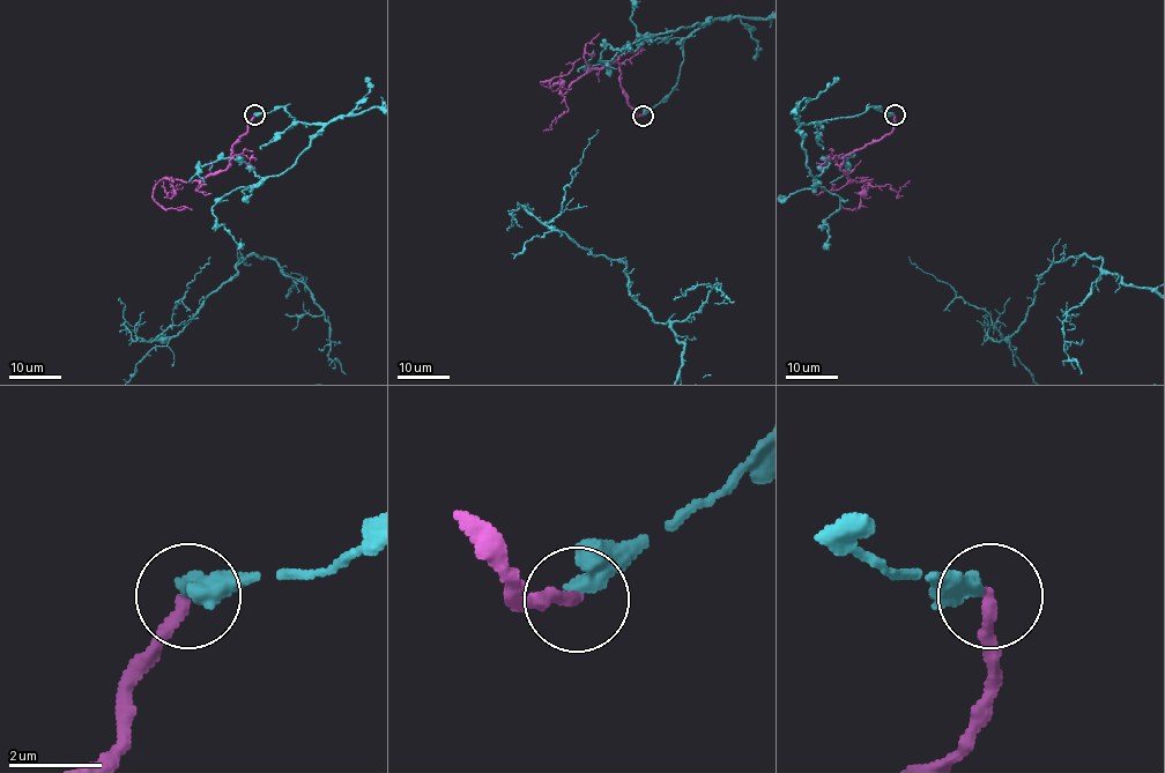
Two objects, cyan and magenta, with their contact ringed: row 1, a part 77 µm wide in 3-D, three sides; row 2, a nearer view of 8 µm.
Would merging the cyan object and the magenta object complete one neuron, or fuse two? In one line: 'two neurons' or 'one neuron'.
two neurons

